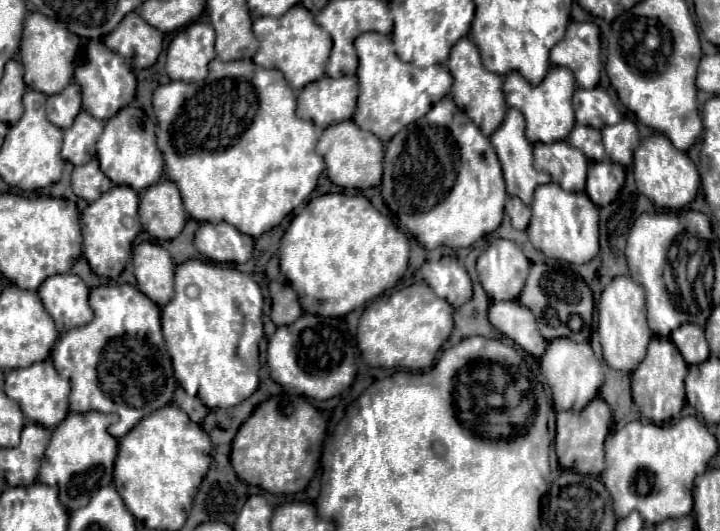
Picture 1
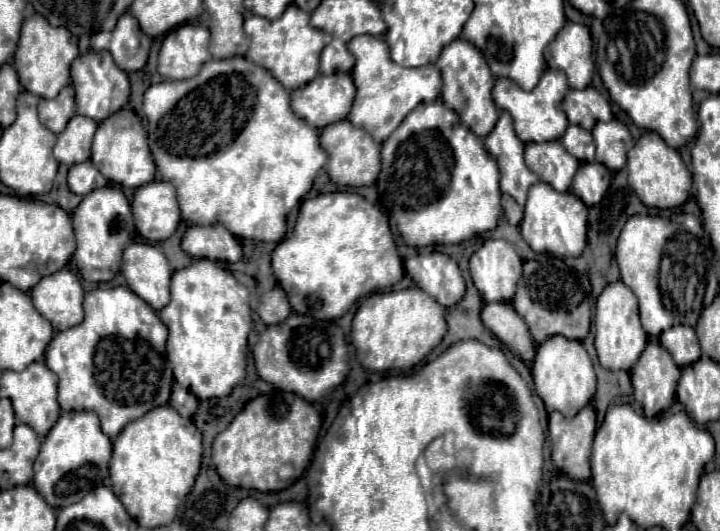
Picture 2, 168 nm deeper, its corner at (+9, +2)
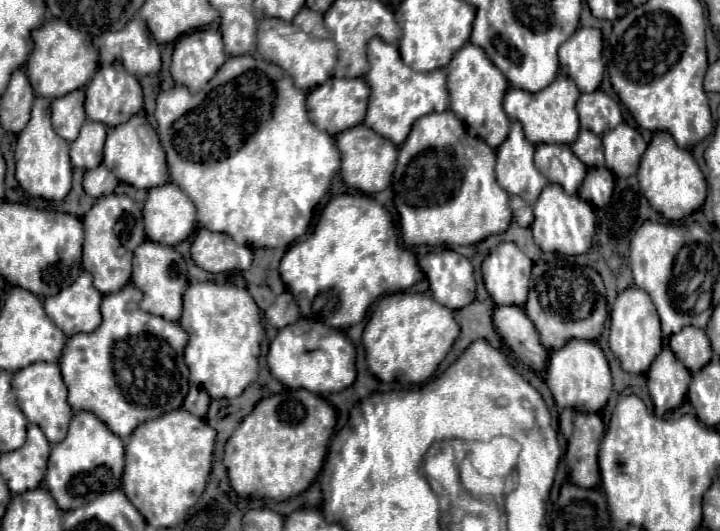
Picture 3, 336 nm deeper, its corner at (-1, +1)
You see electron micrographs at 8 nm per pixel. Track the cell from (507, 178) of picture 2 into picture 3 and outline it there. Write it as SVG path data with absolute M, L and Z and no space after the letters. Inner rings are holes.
M512 122L508 140L496 148L496 176L500 186L510 196L520 196L528 204L534 204L546 186L546 178L534 166L534 144L528 144L520 122Z

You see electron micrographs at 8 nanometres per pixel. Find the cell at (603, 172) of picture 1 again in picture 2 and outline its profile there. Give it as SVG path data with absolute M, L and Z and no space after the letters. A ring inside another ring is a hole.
M582 163L572 183L574 195L578 195L588 207L600 203L608 187L610 187L610 171L602 167L602 163Z

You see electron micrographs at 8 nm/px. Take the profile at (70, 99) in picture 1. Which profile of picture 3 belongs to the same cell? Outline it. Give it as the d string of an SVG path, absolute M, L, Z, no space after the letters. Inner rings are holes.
M84 90L70 92L68 96L52 102L52 126L56 128L58 136L64 136L64 140L72 142L78 136L84 120Z

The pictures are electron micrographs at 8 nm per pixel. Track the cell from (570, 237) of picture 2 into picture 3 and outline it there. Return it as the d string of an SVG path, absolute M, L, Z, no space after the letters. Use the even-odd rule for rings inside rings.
M548 184L538 202L534 204L534 224L532 224L532 234L534 242L544 250L544 252L558 252L566 256L576 256L584 254L590 250L592 236L596 230L595 209L586 200L580 200L580 196L568 196L558 184Z

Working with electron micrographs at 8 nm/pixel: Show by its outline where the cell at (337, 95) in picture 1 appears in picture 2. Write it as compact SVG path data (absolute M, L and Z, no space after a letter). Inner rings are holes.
M318 75L306 87L292 91L292 111L314 129L348 117L354 101L354 81L346 75Z

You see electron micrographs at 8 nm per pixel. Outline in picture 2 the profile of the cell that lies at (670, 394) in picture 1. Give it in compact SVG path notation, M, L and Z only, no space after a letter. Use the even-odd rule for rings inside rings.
M648 343L630 375L634 399L642 405L648 419L672 405L676 397L676 383L680 379L680 367L676 367L670 353L660 343Z

